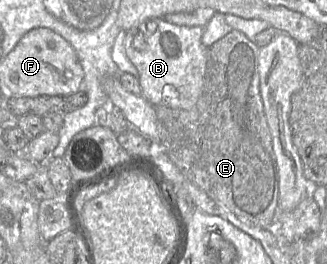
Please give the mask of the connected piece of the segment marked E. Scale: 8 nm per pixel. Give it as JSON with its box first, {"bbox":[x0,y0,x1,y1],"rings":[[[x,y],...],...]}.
{"bbox":[155,29,279,228],"rings":[[[232,29],[208,48],[204,85],[196,104],[187,110],[155,105],[155,110],[159,147],[183,175],[239,219],[270,228],[279,184],[260,92],[259,50],[244,33]]]}

